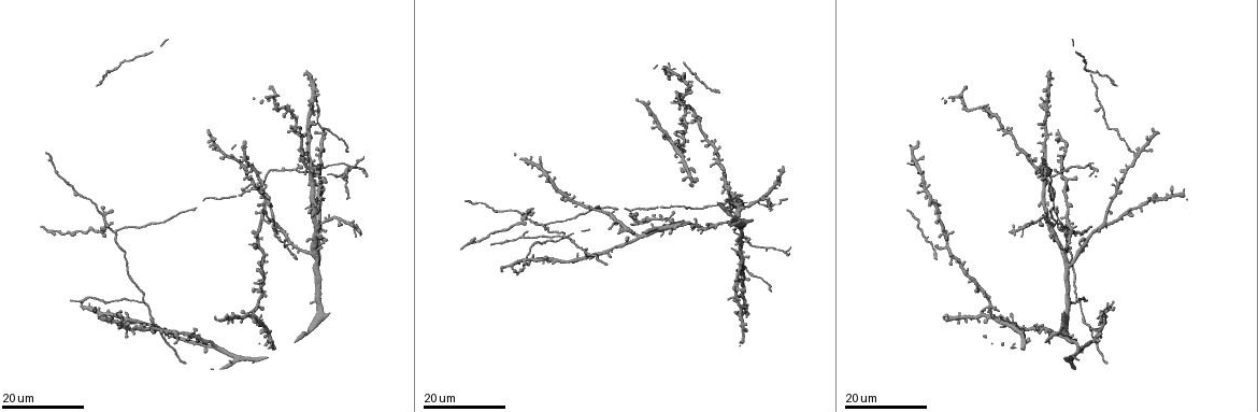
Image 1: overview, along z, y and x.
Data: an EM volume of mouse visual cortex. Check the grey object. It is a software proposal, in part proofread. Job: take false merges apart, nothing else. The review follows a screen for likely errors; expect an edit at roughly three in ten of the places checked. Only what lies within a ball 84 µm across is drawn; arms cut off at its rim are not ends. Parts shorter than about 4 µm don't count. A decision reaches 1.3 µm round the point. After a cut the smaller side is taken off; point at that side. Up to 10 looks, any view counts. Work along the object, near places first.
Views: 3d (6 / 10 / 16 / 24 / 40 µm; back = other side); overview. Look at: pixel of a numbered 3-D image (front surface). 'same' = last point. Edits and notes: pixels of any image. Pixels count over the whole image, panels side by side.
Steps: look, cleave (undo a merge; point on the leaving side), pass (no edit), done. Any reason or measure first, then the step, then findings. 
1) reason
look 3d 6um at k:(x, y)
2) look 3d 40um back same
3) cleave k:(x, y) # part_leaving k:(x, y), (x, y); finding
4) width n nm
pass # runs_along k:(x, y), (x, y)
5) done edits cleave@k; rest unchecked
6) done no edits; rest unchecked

three arms meet
look 3d 16um at 1:(348, 173)

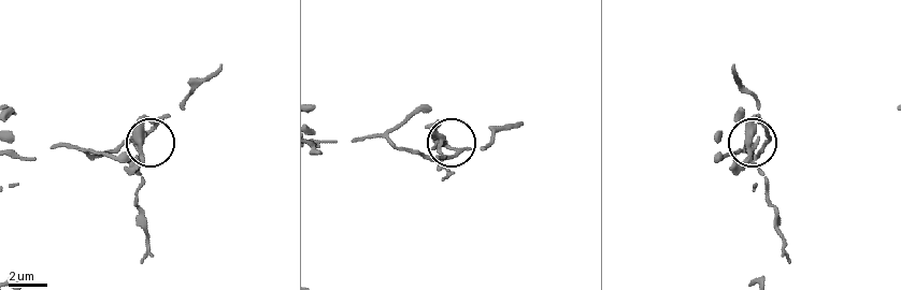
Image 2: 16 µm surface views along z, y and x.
look 3d 6um at 2:(138, 141)

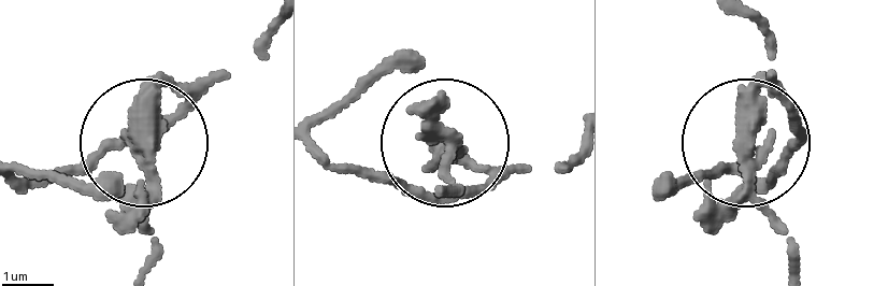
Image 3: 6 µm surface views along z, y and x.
width 300 nm
cleave 3:(115, 219) # part_leaving 3:(144, 162), (148, 273); a second cell is stuck on

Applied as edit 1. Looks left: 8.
three arms meet
look 3d 16um at 1:(262, 218)

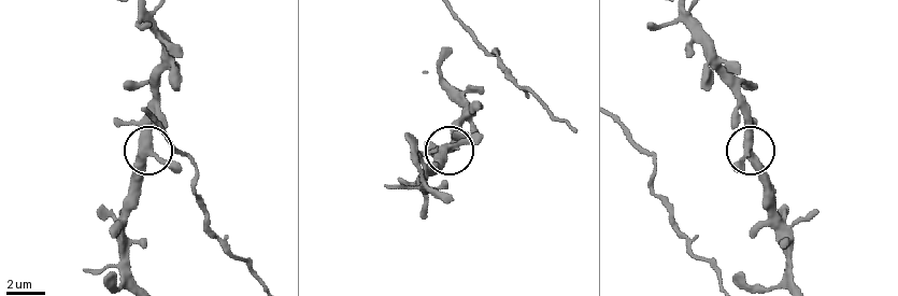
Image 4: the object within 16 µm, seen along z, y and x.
look 3d 6um at 4:(148, 148)

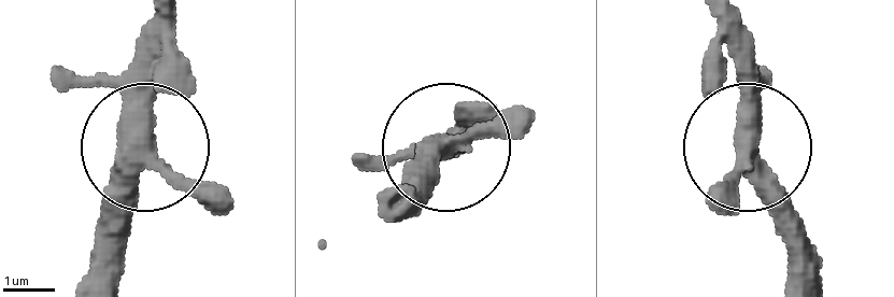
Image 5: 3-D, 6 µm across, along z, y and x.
width 360 nm
pass # runs_along 5:(95, 268), (151, 101), (193, 84); continuous, no second cell

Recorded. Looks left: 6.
three-way junction
look 3d 16um at 1:(1057, 217)

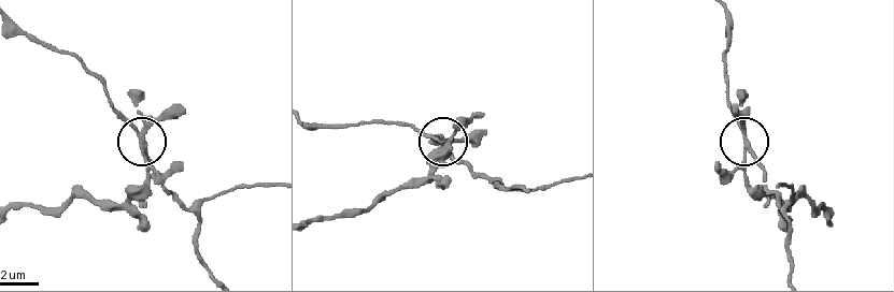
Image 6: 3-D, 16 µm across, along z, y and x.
look 3d 6um at 6:(144, 146)

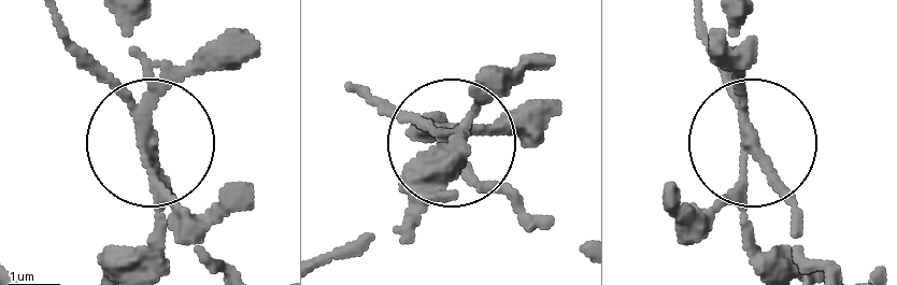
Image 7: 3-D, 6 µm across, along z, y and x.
width 200 nm
cleave 7:(137, 55) # part_leaving 7:(441, 130), (454, 130), (415, 207); a second cell is stuck on

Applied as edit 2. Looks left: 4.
branch point
look 3d 24um at 1:(1065, 231)

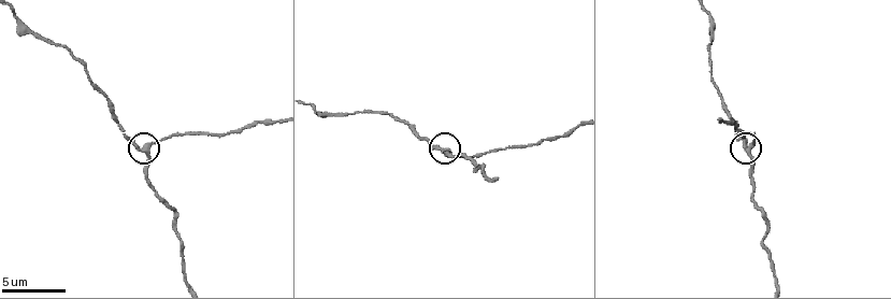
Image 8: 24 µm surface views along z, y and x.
closer look
look 3d 6um at 8:(146, 149)

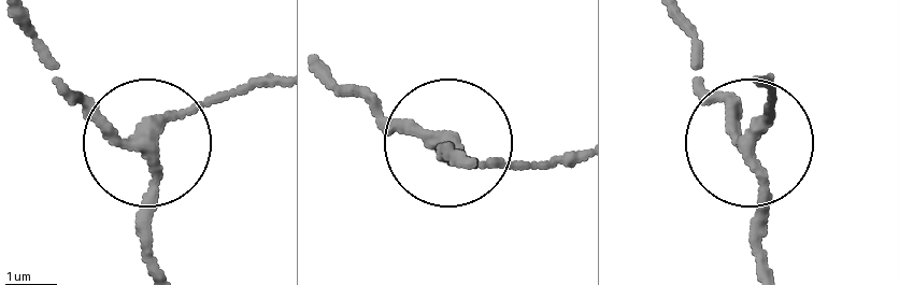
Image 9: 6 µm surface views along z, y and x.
pass # runs_along 9:(756, 76), (768, 107), (743, 140), (696, 42); one cell here

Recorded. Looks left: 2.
look 3d 16um at 1:(561, 237)

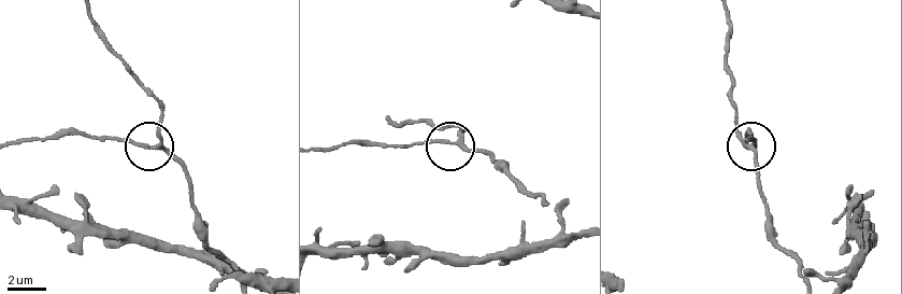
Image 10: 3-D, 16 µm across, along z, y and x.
look 3d 6um at 10:(157, 145)

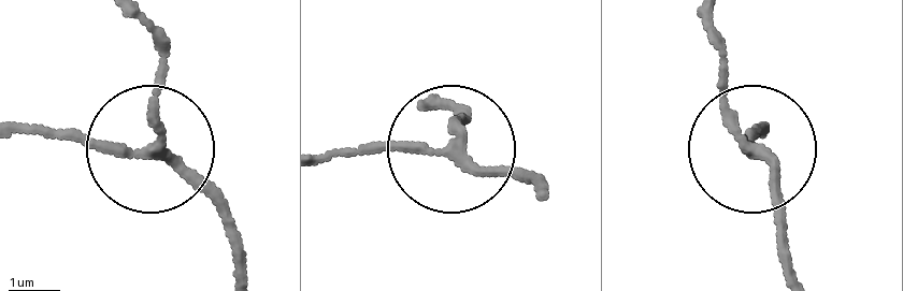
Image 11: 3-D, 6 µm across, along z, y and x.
arms 3
pass # all the same cell

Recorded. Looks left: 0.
done edits cleave@3, cleave@7; rest unchecked

